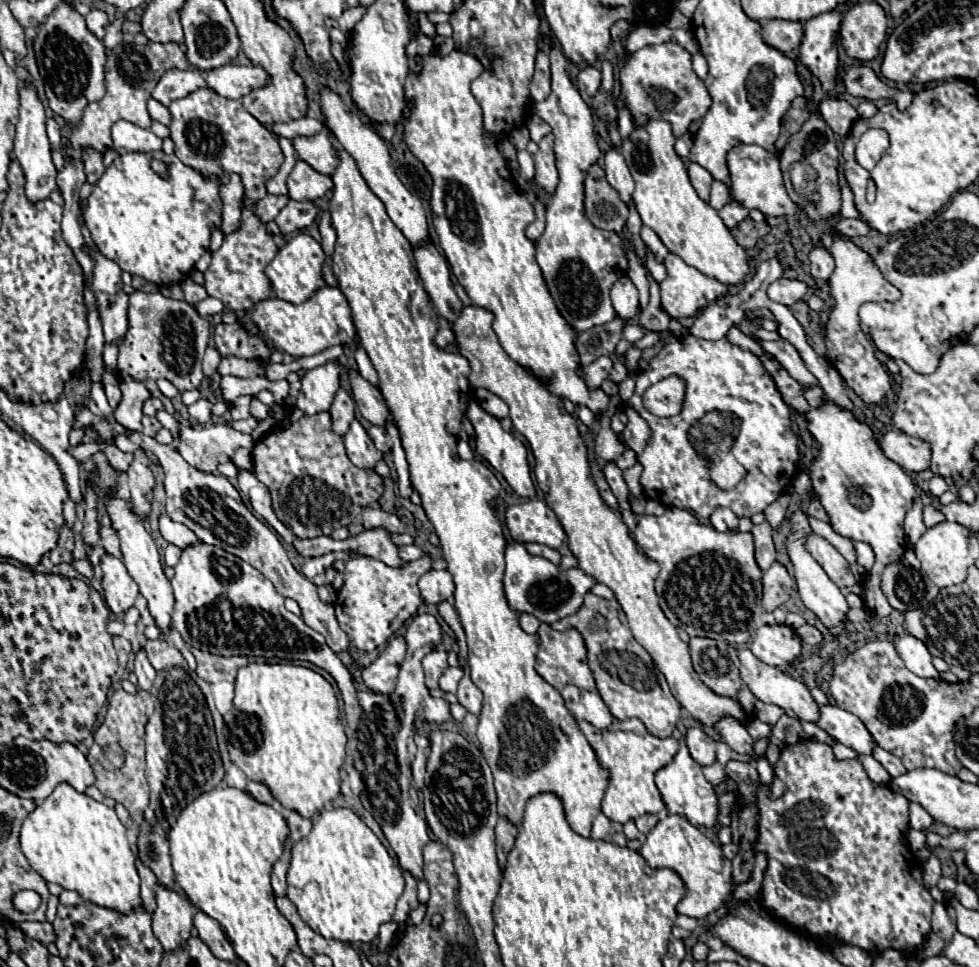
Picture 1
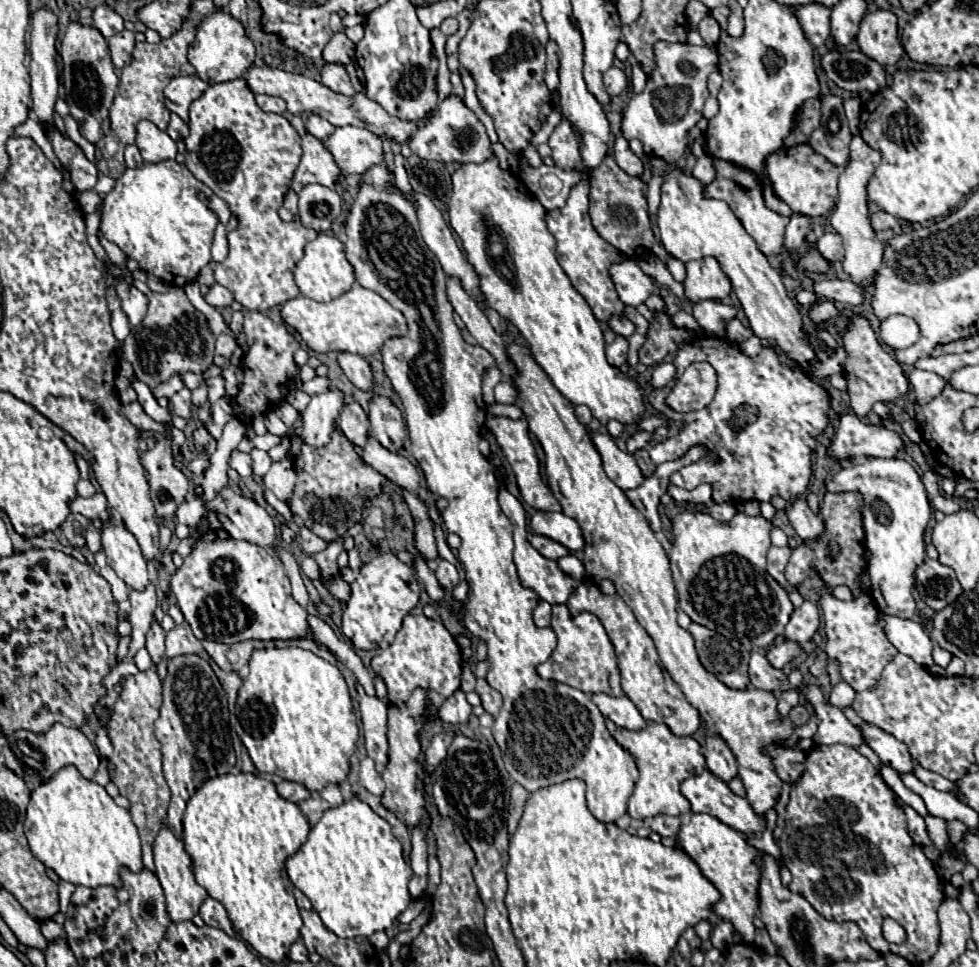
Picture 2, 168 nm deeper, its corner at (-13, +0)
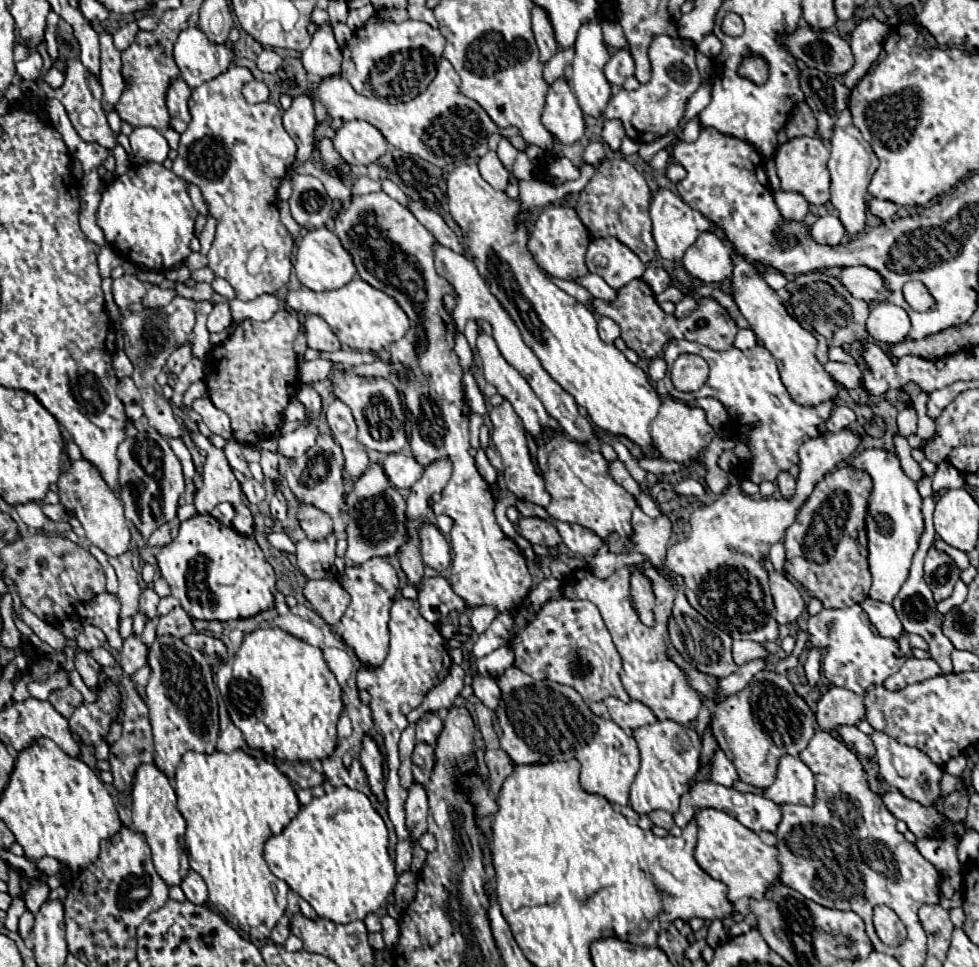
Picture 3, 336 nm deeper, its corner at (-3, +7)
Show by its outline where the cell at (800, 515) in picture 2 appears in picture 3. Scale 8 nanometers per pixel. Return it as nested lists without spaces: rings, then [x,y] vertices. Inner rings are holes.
[[[780,471],[778,479],[776,479],[776,485],[778,485],[778,489],[780,489],[780,493],[782,493],[784,497],[790,497],[790,495],[794,495],[796,479],[794,479],[788,471]]]

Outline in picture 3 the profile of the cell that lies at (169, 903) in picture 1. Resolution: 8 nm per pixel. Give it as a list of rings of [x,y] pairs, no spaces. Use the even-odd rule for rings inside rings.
[[[140,763],[140,767],[136,767],[130,797],[132,797],[132,829],[146,835],[158,875],[168,885],[180,885],[190,869],[188,853],[184,849],[186,823],[176,807],[176,795],[168,777],[154,763]]]

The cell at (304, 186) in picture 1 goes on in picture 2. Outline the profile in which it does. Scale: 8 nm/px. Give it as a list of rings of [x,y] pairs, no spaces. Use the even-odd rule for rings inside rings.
[[[310,134],[302,138],[302,160],[298,170],[294,172],[292,190],[300,192],[308,184],[322,184],[326,188],[334,188],[340,178],[340,168],[336,166],[332,154],[322,146],[322,142]]]

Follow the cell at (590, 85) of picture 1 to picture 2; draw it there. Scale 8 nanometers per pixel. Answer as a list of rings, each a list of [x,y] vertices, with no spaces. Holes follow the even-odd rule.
[[[612,66],[610,70],[606,70],[606,74],[604,74],[604,88],[606,88],[608,94],[618,96],[626,88],[626,84],[628,84],[626,74],[620,68]]]

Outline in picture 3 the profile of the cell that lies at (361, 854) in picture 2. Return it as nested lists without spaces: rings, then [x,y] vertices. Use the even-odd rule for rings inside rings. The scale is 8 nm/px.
[[[346,785],[336,787],[322,797],[314,797],[308,805],[300,807],[296,817],[280,835],[268,837],[264,859],[278,879],[286,881],[292,891],[306,899],[322,919],[330,919],[334,923],[350,923],[364,919],[368,913],[376,913],[398,881],[394,863],[388,855],[388,831],[382,817],[364,793]]]

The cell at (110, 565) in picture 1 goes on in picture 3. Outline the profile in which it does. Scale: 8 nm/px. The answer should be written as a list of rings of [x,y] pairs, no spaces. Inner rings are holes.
[[[86,459],[70,461],[68,469],[60,473],[56,485],[58,485],[60,503],[64,507],[70,507],[74,517],[82,523],[82,527],[86,531],[86,537],[98,549],[102,549],[110,557],[122,555],[124,551],[130,549],[130,529],[128,529],[126,517],[124,517],[122,503],[120,503],[118,495],[108,487],[108,483],[104,483],[96,465],[88,463]]]

